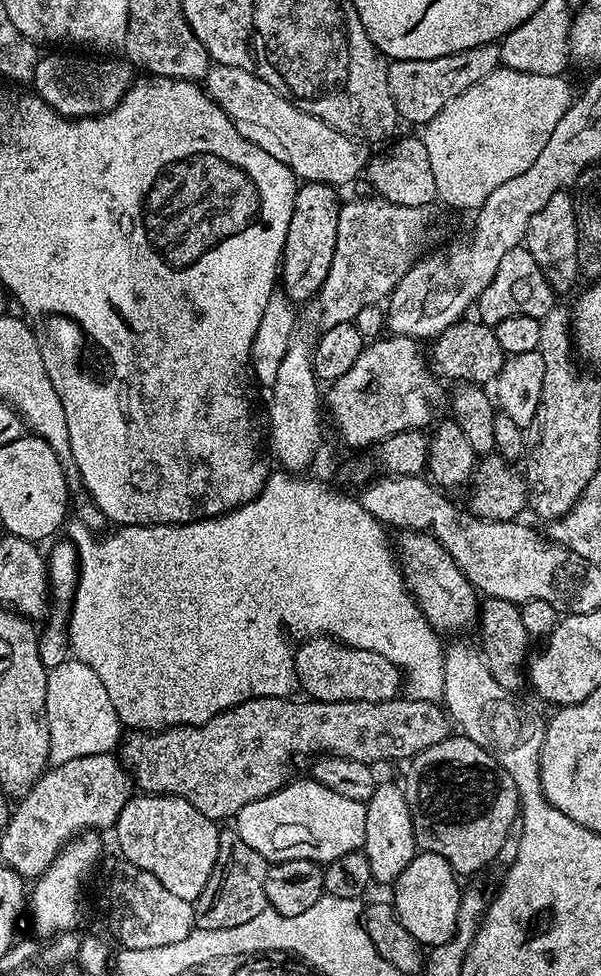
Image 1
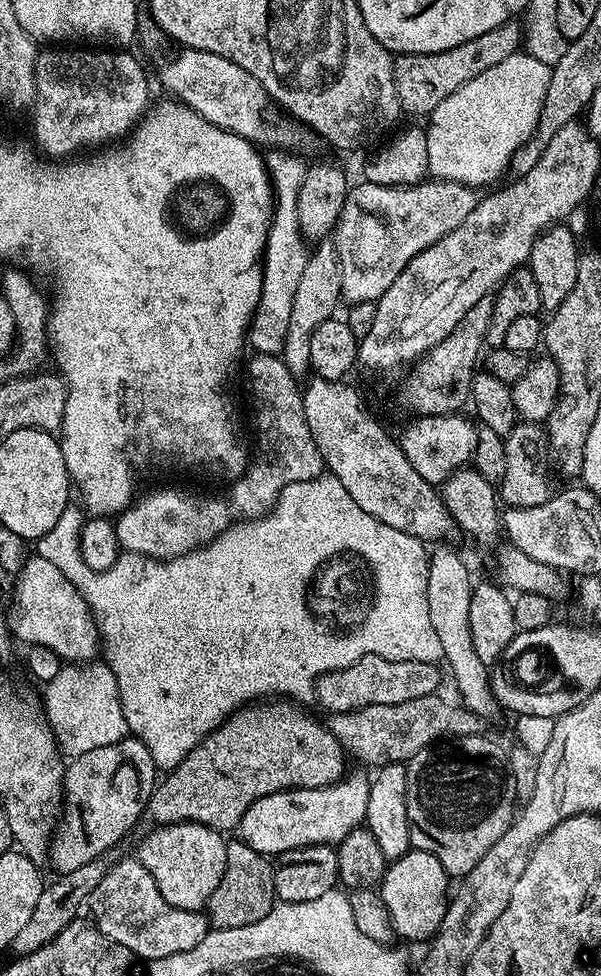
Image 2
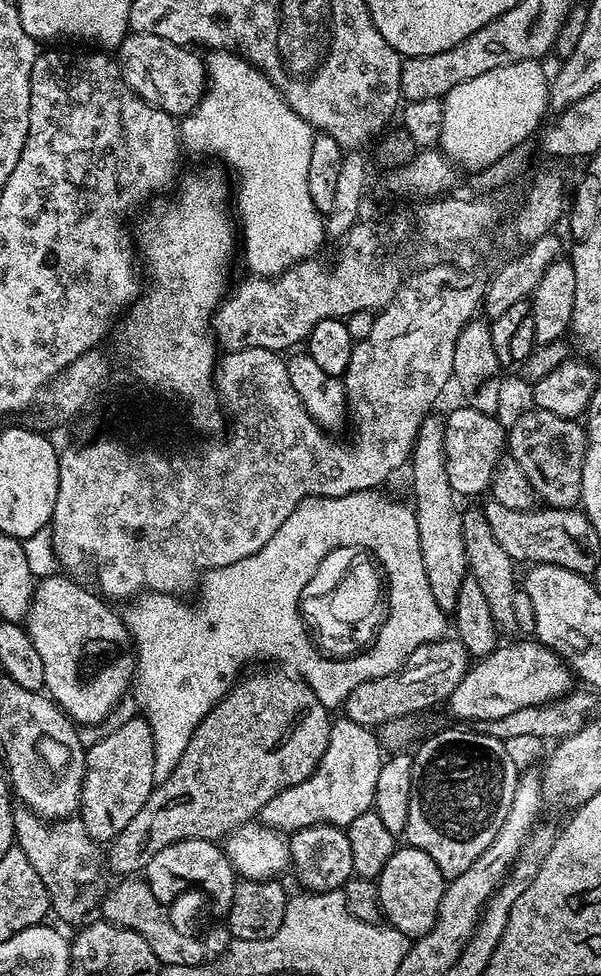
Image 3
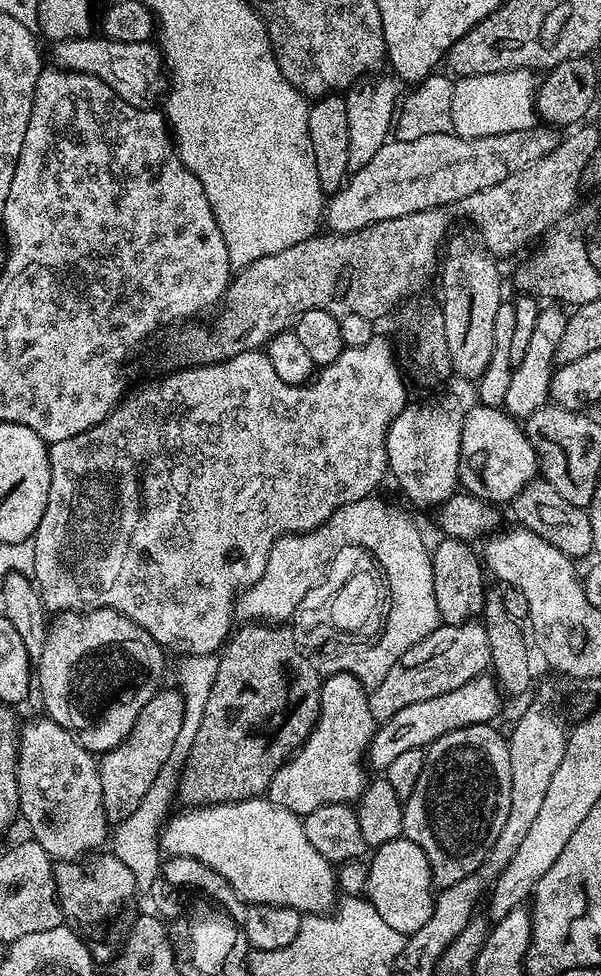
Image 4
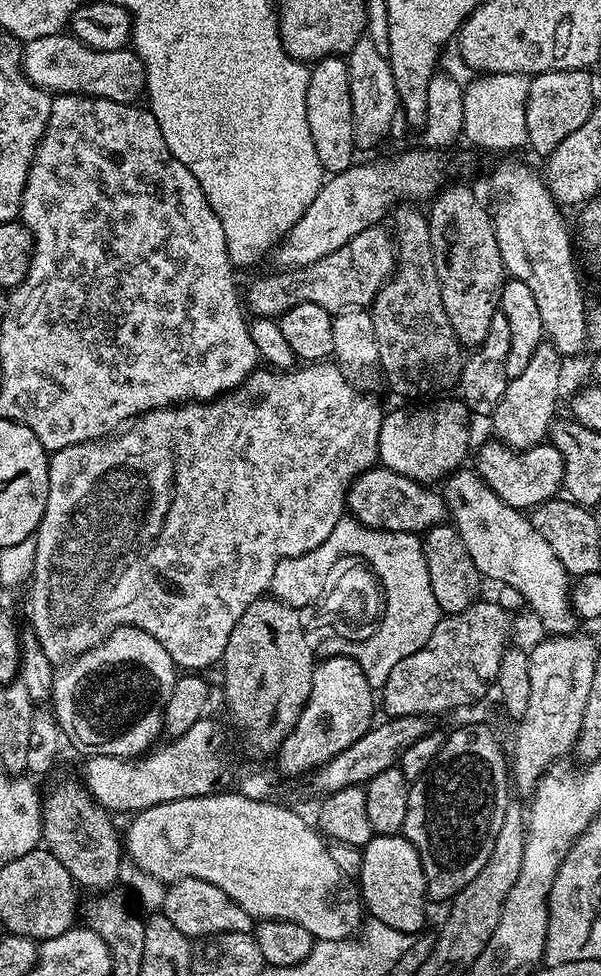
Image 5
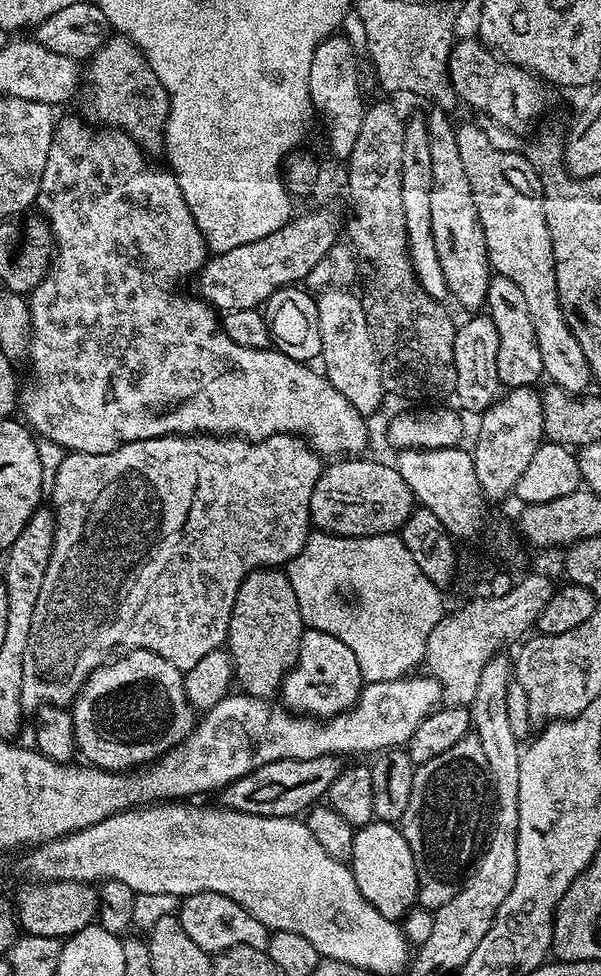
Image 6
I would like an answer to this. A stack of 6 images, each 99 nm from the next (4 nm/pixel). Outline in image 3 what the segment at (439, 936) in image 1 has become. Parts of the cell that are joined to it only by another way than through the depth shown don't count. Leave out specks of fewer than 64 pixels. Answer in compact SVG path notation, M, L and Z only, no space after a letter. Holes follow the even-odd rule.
M411 846L397 847L396 853L380 872L376 886L383 919L410 938L424 936L438 918L445 883L445 876L438 866L434 866L434 858L430 858L430 854Z

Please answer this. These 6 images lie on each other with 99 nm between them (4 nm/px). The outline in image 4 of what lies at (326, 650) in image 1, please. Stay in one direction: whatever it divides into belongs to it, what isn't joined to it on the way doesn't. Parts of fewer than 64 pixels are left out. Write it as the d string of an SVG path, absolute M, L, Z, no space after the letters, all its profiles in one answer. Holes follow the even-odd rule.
M480 622L461 625L441 623L432 635L422 641L415 656L416 660L395 664L384 681L371 689L368 705L370 714L377 722L394 718L394 714L398 714L398 710L407 704L426 702L426 698L438 698L458 690L458 686L474 677L485 675L492 663L490 642L486 642L486 630Z

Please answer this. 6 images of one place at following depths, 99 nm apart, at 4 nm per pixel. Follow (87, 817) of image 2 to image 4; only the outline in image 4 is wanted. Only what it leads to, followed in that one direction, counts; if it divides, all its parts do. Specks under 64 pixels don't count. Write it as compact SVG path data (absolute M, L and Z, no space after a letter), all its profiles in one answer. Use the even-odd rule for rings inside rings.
M161 687L156 696L146 702L142 714L138 714L128 737L99 757L105 814L109 821L119 822L130 818L130 814L142 806L142 798L146 798L150 782L158 778L162 766L170 758L170 750L174 750L178 742L178 730L182 730L183 717L184 697L175 687Z

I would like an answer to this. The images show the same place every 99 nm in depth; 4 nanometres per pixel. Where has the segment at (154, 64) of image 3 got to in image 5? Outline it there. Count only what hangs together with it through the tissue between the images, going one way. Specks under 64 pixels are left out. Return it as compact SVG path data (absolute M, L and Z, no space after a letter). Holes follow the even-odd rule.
M57 34L29 40L23 45L24 72L32 84L49 94L79 92L82 96L104 96L130 104L139 101L146 88L144 61L128 48L94 50L71 34Z

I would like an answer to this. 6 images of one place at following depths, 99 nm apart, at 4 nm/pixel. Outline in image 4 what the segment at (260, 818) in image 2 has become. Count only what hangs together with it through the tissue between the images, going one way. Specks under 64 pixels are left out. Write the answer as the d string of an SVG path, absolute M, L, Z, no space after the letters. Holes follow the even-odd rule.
M336 670L323 677L320 686L320 717L304 745L289 756L270 782L266 799L301 818L318 806L352 804L359 801L366 787L366 753L378 722L370 714L369 693L360 679L347 670Z

